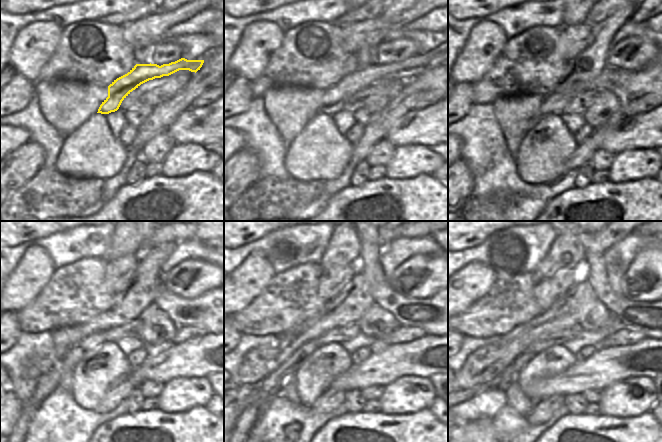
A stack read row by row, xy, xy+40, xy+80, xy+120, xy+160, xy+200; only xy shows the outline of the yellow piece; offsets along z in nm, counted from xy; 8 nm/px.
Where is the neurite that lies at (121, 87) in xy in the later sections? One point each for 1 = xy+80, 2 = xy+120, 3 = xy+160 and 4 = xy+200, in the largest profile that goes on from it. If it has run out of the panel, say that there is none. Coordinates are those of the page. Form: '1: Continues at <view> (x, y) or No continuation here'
1: Continues at xy+80 (554, 102)
2: Continues at xy+120 (47, 383)
3: Continues at xy+160 (272, 385)
4: Continues at xy+200 (484, 405)

